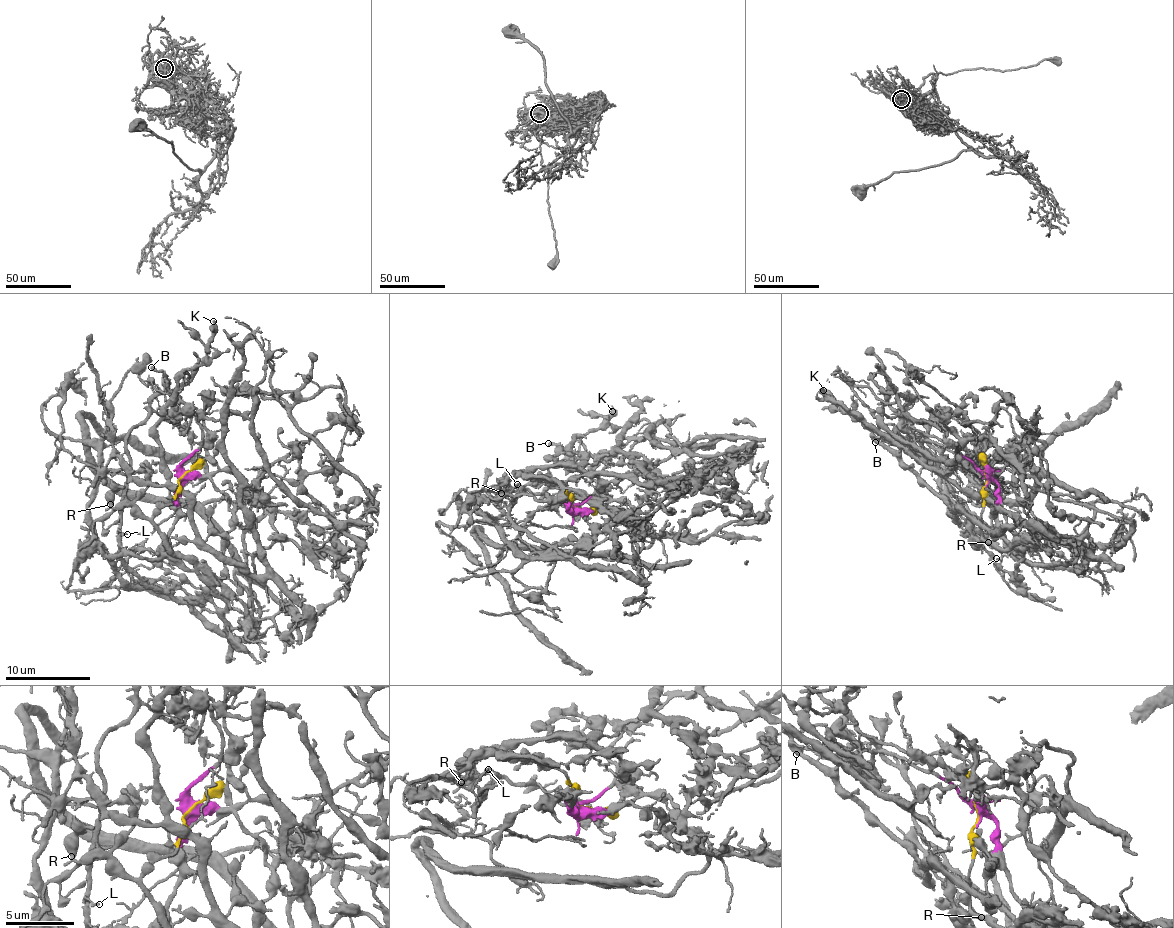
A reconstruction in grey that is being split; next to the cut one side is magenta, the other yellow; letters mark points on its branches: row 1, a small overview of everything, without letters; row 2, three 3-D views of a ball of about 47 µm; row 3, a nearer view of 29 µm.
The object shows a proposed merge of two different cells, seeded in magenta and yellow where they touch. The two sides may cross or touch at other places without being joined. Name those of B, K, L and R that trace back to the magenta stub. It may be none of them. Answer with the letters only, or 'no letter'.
B, L

